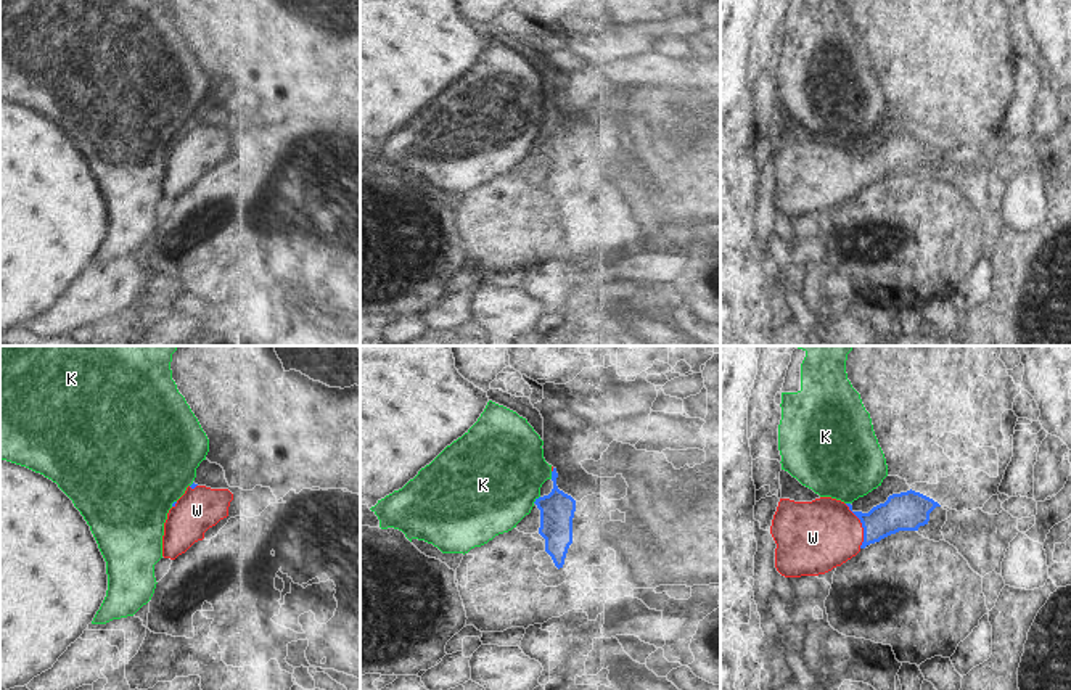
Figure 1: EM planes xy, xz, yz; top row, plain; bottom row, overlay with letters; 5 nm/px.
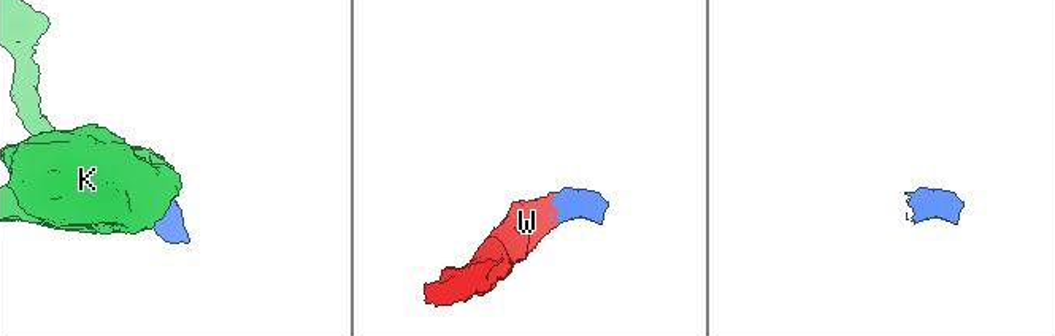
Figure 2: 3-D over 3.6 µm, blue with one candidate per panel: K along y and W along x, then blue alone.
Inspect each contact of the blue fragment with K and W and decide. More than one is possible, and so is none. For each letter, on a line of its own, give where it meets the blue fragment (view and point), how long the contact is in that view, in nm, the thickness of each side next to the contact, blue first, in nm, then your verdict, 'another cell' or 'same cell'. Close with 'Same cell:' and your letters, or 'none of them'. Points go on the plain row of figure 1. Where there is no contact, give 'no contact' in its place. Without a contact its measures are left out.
K: meets blue in xz at (536, 139); contact 50 nm long; 180 nm thick on the blue side, 500 nm on the other; another cell
W: meets blue in yz at (862, 166); contact 240 nm long; 190 nm thick on the blue side, 360 nm on the other; same cell
Same cell: W

